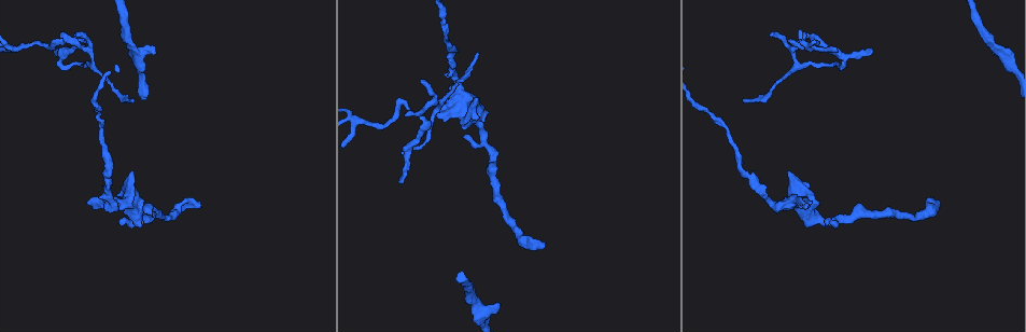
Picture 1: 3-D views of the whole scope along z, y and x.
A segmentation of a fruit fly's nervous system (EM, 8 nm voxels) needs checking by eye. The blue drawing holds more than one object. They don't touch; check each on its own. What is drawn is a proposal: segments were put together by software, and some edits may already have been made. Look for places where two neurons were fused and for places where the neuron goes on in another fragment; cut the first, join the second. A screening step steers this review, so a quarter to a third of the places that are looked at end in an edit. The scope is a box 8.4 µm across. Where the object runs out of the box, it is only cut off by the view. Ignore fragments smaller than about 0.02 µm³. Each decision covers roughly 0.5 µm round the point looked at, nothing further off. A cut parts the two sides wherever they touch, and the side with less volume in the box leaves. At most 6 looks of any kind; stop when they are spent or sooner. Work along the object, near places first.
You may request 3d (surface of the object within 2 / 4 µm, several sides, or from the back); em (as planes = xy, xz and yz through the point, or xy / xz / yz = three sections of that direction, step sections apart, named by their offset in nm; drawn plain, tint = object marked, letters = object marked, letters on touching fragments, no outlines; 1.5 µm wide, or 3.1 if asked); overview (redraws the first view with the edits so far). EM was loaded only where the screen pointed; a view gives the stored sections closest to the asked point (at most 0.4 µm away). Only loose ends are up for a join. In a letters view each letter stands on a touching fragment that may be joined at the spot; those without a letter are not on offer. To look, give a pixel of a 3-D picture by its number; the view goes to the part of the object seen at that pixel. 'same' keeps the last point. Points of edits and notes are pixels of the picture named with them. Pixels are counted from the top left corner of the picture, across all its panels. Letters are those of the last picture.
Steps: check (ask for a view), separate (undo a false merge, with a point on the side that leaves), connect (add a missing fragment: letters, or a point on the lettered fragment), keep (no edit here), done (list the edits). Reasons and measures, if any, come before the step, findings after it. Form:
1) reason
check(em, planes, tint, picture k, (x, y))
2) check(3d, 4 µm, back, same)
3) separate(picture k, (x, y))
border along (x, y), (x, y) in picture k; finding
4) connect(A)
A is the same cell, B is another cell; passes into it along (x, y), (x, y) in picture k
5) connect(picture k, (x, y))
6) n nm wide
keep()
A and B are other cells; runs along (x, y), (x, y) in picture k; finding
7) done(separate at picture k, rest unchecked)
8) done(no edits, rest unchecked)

tapers out
check(em, planes, tint, picture 1, (55, 52))

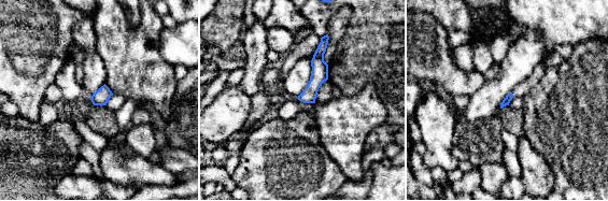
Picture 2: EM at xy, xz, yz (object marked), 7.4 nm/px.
what lies round it
check(em, planes, letters, same)

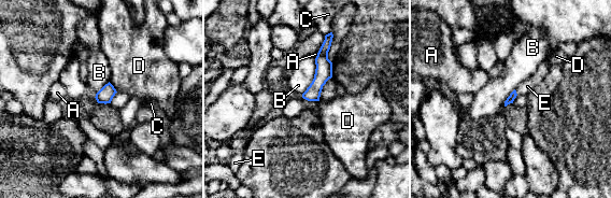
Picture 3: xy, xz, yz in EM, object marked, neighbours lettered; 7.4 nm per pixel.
connect(E)
E is the same cell, A, B, C and D are other cells; passes into it along (510, 99), (515, 92), (527, 86) in picture 3; the neuron continues

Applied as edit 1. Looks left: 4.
check(overview)

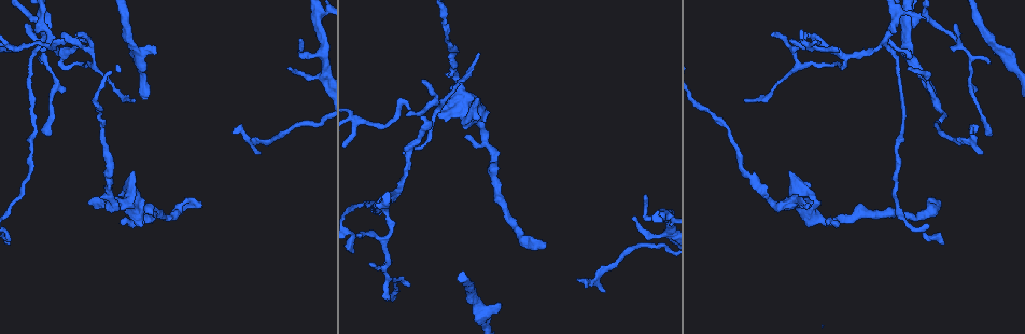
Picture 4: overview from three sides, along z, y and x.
branch stops here
check(em, xz, step 4, tint, picture 4, (969, 131))

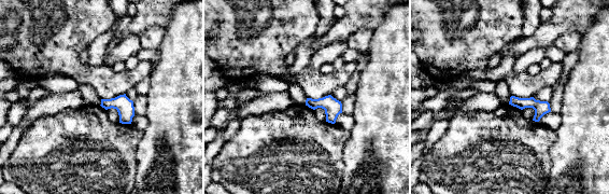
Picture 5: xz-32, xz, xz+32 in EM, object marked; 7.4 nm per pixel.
cut it another way
check(em, planes, letters, same)

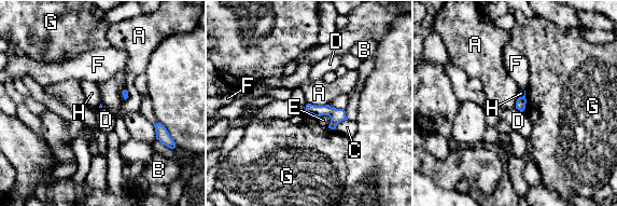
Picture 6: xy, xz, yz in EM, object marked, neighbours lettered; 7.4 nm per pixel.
keep()
A, B, C, D, E, F, G and H are other cells; no lettered fragment goes on from it

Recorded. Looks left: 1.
an open end
check(em, planes, letters, picture 4, (499, 305))

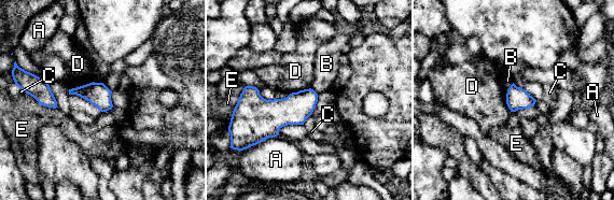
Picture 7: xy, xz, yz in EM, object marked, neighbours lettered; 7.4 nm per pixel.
160 nm wide
keep()
A, B, C, D and E are other cells; border along (93, 81), (69, 89) in picture 7; none of them fits

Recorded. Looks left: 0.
done(connect at picture 3, rest unchecked)

